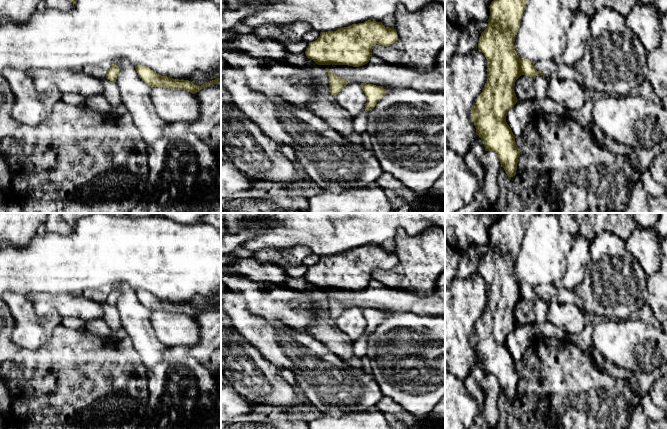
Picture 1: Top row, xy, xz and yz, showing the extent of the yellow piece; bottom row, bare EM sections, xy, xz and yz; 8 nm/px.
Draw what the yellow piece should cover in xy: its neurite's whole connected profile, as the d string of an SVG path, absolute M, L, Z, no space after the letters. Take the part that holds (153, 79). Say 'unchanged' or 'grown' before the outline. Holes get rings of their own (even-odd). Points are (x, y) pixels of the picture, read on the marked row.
unchanged; M137 65L135 66L135 68L139 77L144 82L146 82L151 88L162 87L171 90L186 90L192 94L196 94L201 89L207 86L213 84L221 84L221 78L216 78L215 80L202 84L201 86L198 86L188 80L173 79L167 76L159 75L147 66Z

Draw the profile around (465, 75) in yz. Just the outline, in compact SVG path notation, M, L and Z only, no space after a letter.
M478 49L464 55L456 53L449 63L445 63L445 142L458 155L465 156L475 140L476 128L471 110L486 81L487 59Z

